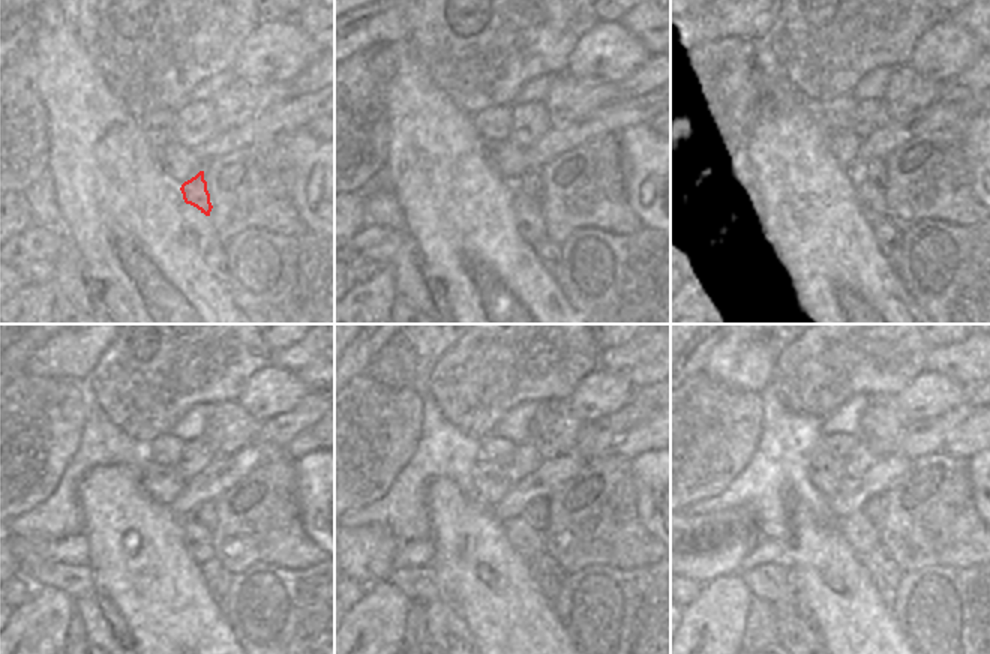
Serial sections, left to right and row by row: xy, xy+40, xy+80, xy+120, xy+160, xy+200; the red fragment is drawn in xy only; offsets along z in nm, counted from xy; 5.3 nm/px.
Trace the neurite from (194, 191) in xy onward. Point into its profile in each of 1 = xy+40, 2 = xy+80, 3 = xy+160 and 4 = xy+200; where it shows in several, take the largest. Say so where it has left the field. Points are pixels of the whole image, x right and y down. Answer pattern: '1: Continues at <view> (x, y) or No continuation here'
1: Continues at xy+40 (530, 183)
2: Continues at xy+80 (873, 174)
3: Continues at xy+160 (537, 512)
4: Continues at xy+200 (873, 507)

